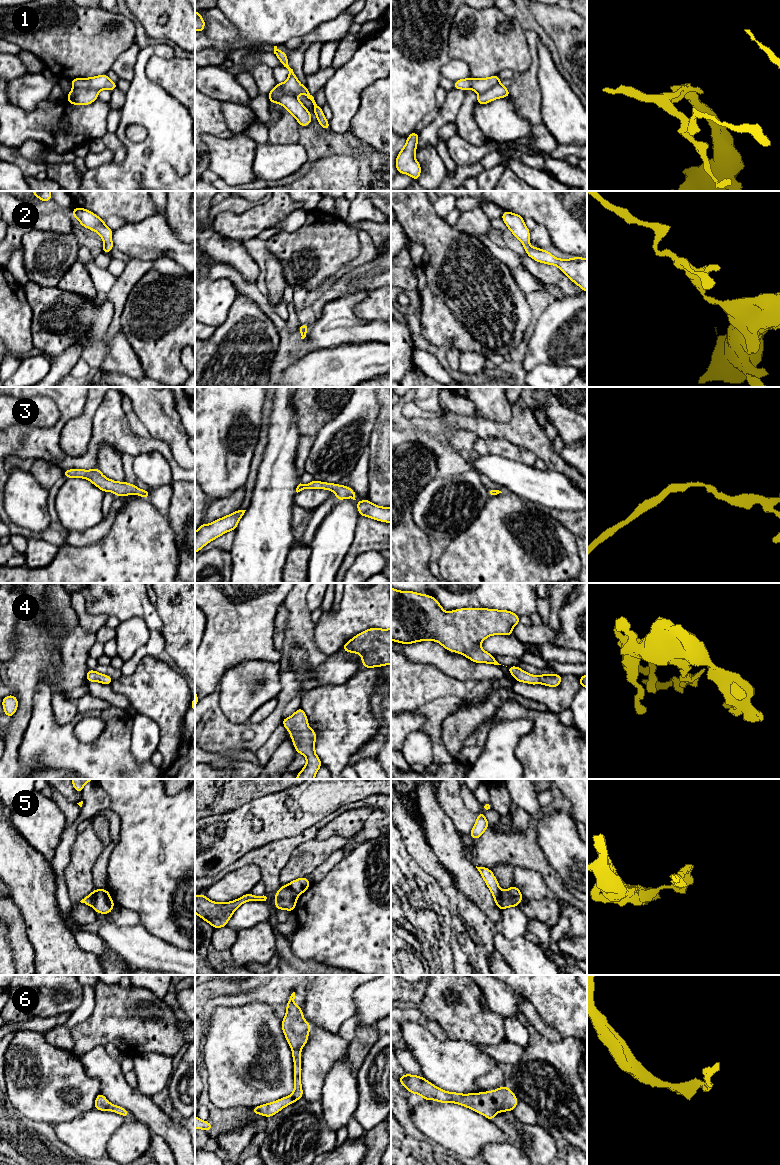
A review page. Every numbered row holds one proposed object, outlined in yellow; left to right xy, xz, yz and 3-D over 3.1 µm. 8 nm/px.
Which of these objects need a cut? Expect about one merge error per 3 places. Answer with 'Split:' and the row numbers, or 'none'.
Split: 1, 5

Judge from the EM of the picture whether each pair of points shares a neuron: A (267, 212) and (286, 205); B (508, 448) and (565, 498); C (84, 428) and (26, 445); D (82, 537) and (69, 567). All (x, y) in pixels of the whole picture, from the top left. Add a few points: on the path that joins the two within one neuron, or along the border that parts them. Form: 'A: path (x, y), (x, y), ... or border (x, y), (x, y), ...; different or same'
A: path (272, 212), (281, 206); same
B: border (507, 458), (533, 467); different
C: border (76, 417), (60, 436), (60, 448), (69, 456); different
D: border (100, 539), (84, 546), (64, 544); different

